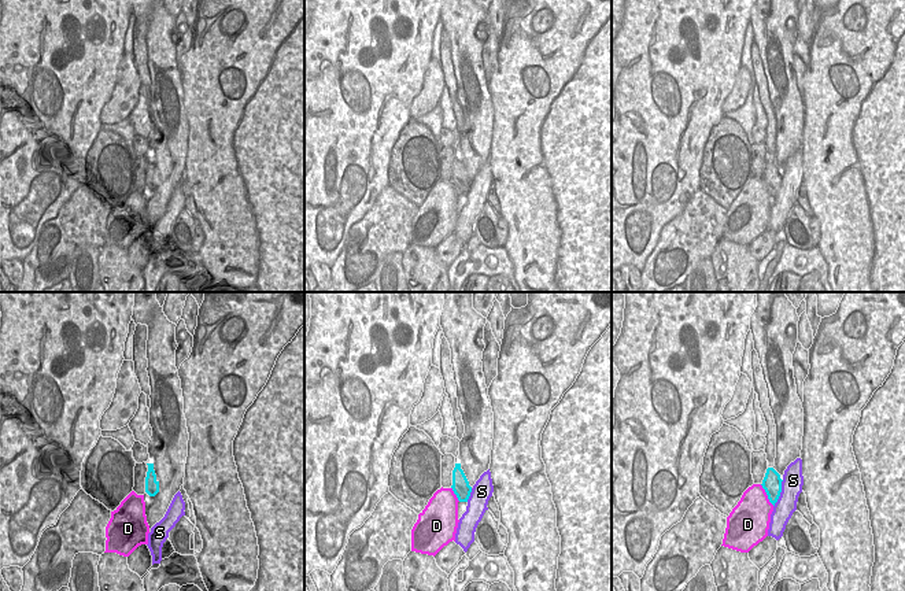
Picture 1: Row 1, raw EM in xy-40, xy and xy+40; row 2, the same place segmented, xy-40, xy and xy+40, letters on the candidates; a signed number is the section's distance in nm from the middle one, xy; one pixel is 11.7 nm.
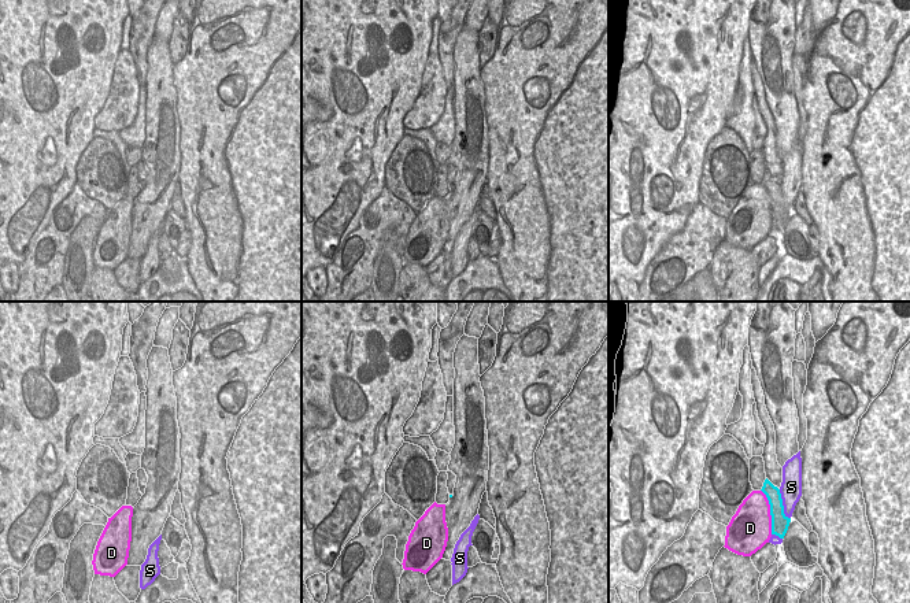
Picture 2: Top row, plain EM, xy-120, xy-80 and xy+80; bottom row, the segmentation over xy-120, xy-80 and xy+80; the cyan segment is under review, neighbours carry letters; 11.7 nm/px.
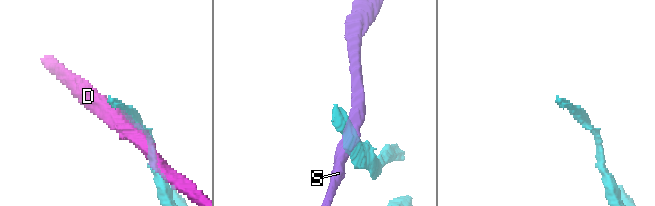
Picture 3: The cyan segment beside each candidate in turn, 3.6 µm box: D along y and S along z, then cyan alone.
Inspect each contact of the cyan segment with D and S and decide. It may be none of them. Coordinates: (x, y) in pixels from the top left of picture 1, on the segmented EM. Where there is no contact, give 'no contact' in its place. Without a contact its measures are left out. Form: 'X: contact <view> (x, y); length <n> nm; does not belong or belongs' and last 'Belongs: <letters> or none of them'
D: contact xy+40 (767, 494); length 300 nm; does not belong
S: contact xy+40 (779, 494); length 340 nm; does not belong
Belongs: none of them

